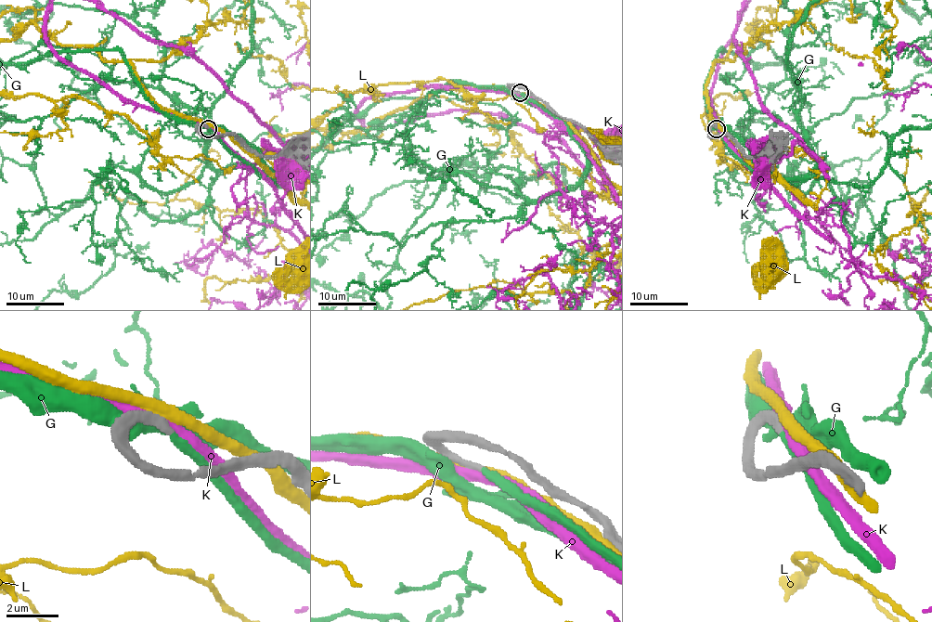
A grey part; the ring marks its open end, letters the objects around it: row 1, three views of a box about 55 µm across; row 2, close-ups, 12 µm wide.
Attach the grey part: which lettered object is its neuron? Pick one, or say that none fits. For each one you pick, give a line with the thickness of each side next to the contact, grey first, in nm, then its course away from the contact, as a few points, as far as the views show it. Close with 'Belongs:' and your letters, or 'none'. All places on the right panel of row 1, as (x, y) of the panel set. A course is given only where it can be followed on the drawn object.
G: 320 nm thick on the grey side, 200 nm on the other
Belongs: G

